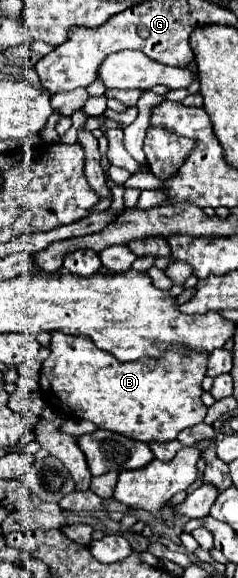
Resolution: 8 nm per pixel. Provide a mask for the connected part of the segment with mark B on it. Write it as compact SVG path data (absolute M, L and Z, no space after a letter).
M61 332L51 334L49 348L51 354L41 364L39 388L43 394L43 402L51 408L57 408L65 416L89 420L103 430L111 430L139 442L169 442L175 440L181 430L203 422L207 414L207 408L201 402L201 382L207 370L207 354L191 352L189 356L183 356L181 352L167 352L161 360L145 358L139 362L119 362L115 360L115 356L99 352L99 348L95 348L89 338L65 336Z

